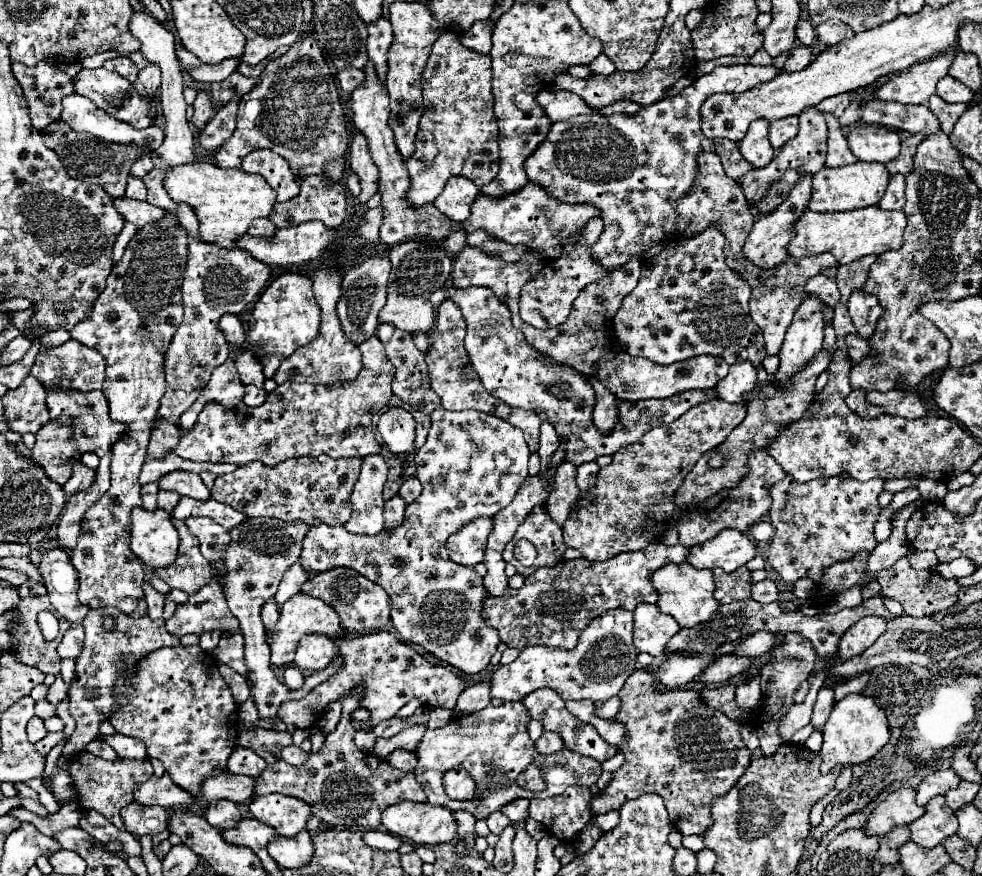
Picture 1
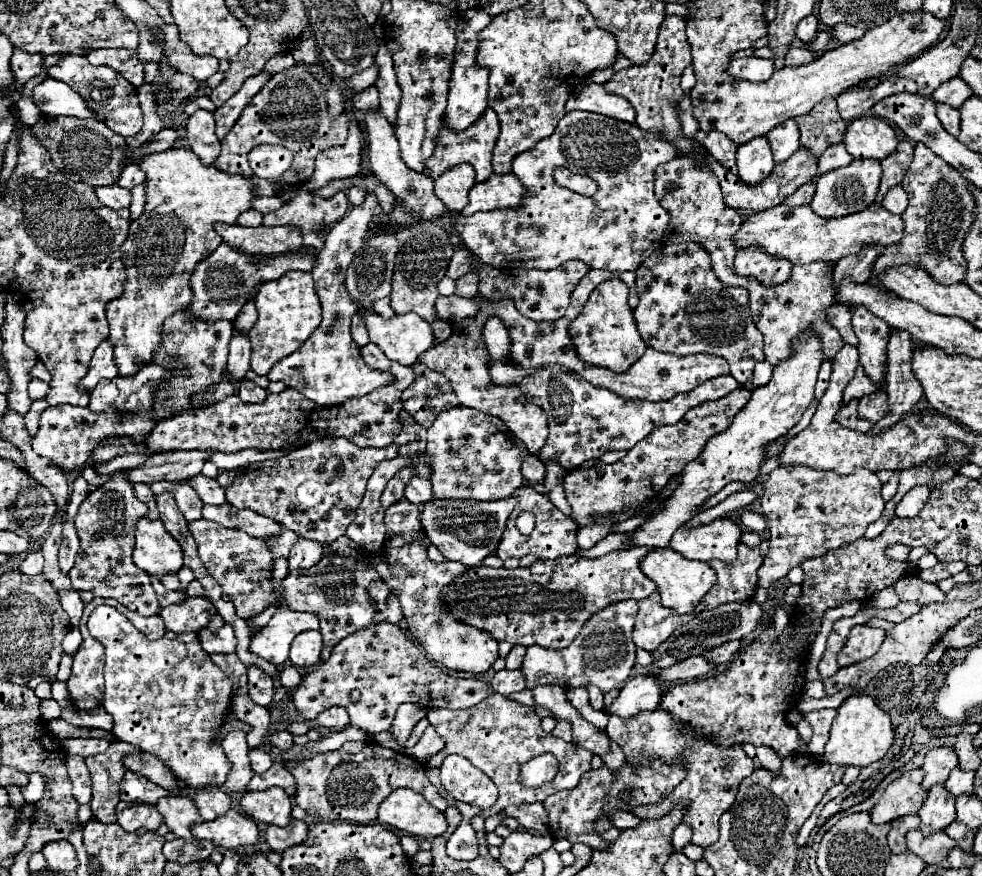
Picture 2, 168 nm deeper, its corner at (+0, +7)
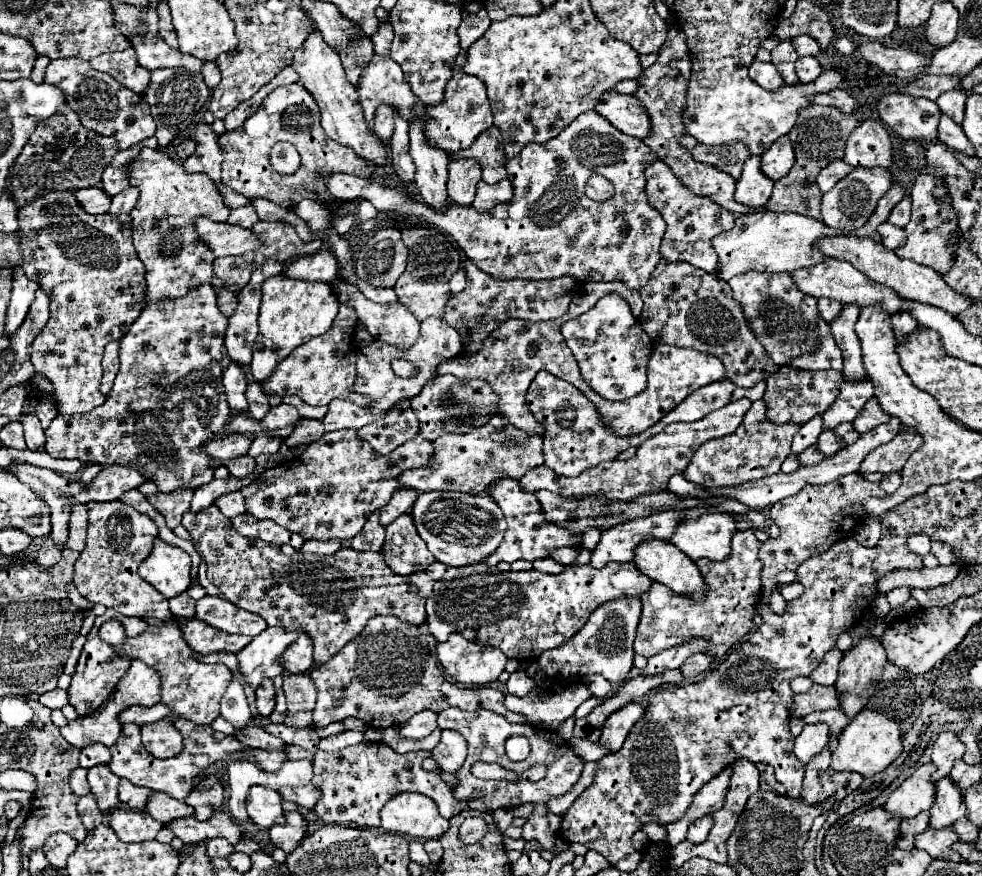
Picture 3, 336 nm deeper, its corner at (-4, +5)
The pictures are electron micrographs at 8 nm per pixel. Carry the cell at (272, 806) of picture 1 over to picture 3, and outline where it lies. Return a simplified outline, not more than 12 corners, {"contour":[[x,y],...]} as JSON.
{"contour":[[253,786],[249,818],[261,828],[283,824],[281,794]]}

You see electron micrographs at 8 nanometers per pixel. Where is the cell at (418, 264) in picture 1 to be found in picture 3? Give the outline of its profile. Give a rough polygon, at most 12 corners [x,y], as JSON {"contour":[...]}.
{"contour":[[405,228],[397,300],[423,322],[443,316],[461,252],[439,228]]}

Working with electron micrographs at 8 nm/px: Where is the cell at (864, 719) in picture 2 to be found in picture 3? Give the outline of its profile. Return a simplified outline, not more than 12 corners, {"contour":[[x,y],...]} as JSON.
{"contour":[[863,710],[841,732],[831,770],[869,778],[903,752],[899,726]]}

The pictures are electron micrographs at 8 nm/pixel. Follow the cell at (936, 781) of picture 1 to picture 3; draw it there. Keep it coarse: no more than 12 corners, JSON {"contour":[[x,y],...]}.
{"contour":[[941,732],[931,760],[933,782],[949,776],[953,762],[965,754],[955,732]]}

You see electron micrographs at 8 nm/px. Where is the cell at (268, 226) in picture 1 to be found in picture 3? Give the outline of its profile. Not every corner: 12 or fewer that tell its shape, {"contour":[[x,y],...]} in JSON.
{"contour":[[253,206],[235,208],[227,224],[251,228],[259,222]]}

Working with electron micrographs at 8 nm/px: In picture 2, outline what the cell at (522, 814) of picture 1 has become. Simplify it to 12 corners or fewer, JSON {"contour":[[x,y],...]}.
{"contour":[[541,802],[505,808],[527,830],[547,834],[547,812]]}

